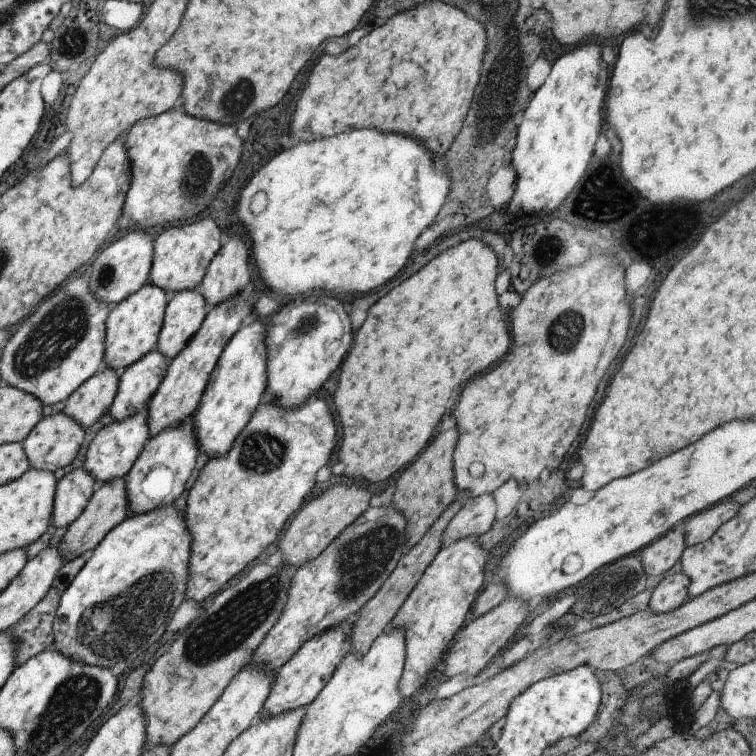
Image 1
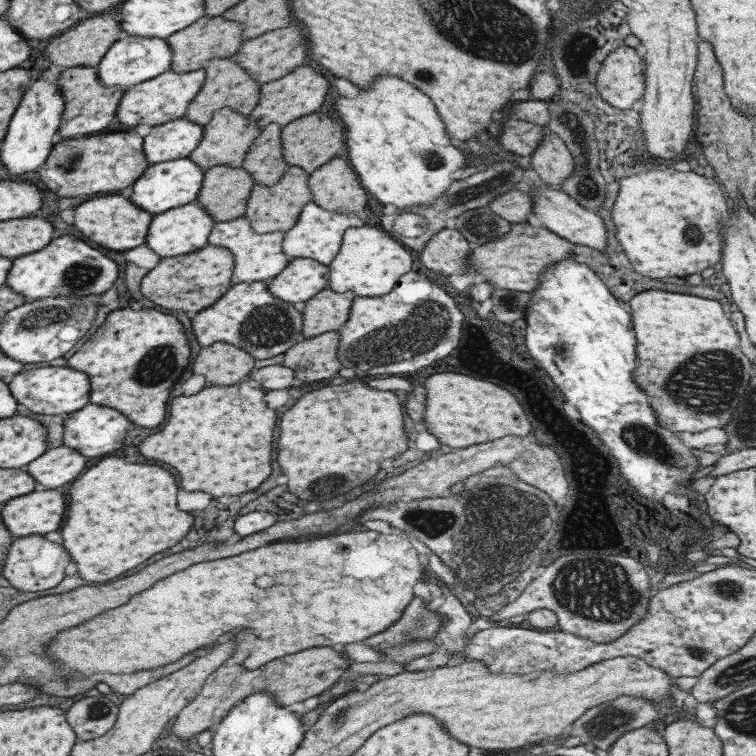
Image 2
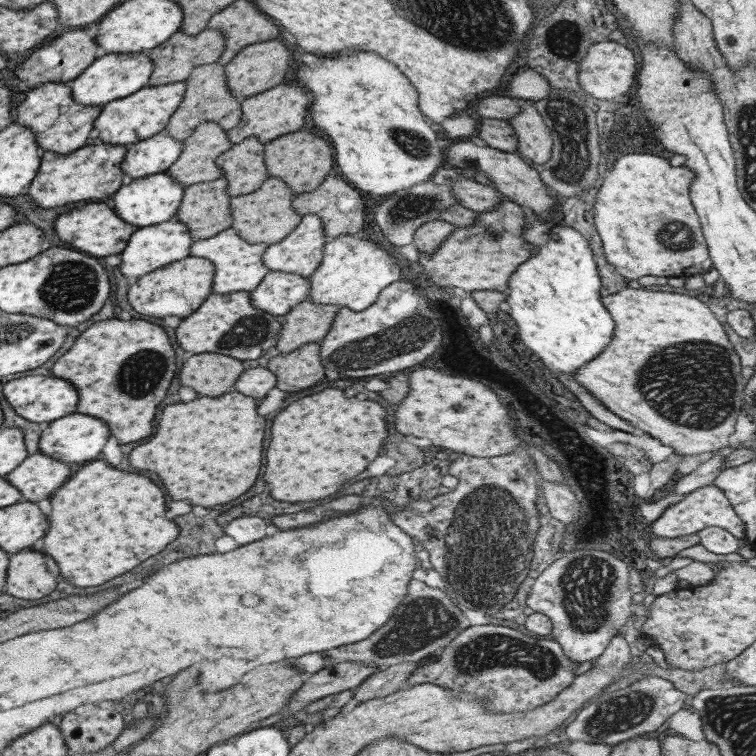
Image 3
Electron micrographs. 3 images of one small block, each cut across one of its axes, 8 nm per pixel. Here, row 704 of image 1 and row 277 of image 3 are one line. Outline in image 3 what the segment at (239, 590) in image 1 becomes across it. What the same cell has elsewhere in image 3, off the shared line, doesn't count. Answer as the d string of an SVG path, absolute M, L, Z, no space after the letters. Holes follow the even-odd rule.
M187 255L185 258L160 266L139 277L128 287L127 302L135 312L143 316L161 319L164 316L177 316L184 319L211 293L213 273L213 265L208 260Z

